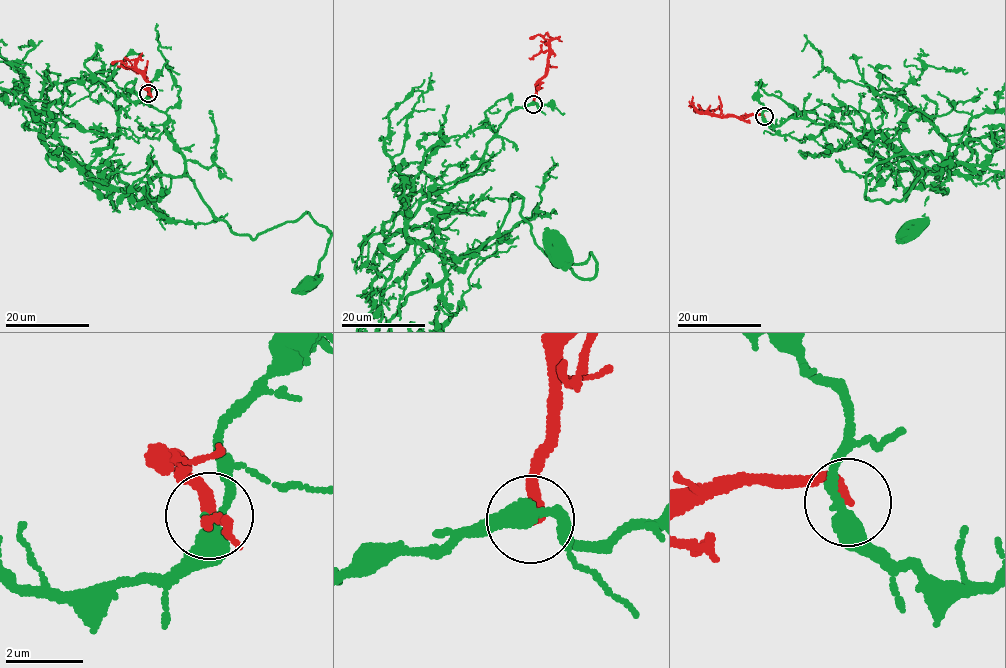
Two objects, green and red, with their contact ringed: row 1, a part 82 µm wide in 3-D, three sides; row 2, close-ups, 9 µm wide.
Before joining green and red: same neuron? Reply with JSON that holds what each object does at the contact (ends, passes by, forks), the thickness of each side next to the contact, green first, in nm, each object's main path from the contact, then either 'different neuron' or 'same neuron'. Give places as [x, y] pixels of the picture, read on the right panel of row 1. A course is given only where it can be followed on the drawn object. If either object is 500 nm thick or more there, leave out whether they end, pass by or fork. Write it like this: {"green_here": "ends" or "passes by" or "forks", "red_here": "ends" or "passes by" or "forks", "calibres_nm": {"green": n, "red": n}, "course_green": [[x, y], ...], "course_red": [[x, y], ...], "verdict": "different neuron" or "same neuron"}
{"green_here": "passes by", "red_here": "ends", "calibres_nm": {"green": 360, "red": 280}, "course_green": [[763, 116], [940, 157], [866, 175], [888, 202], [924, 173], [911, 233]], "course_red": [[764, 116], [760, 113], [723, 116], [700, 114], [694, 109], [701, 112]], "verdict": "different neuron"}

